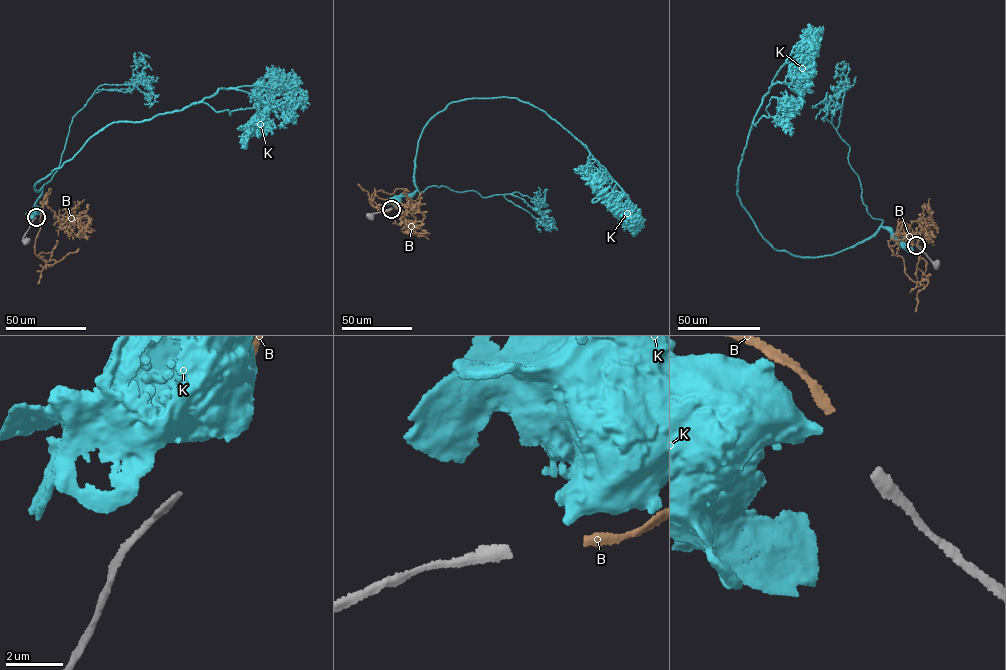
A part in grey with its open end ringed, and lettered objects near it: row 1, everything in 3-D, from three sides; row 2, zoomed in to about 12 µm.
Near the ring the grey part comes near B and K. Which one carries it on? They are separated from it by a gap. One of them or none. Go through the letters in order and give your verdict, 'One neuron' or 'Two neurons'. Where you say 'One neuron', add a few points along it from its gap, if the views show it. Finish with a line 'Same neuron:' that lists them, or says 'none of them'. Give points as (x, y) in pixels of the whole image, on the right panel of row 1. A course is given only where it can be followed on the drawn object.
B: One neuron. Its course: (914, 241), (899, 216), (888, 245), (925, 286), (916, 286), (920, 255)
K: Two neurons
Same neuron: B

